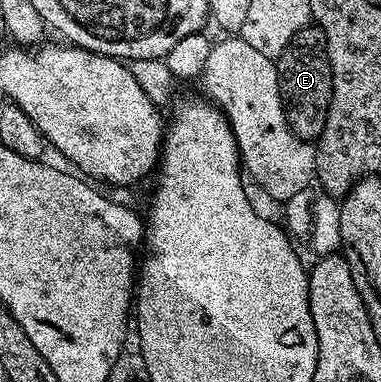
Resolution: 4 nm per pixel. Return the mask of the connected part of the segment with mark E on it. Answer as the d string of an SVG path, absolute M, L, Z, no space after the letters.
M305 28L298 30L298 34L290 38L290 46L282 50L275 63L281 104L290 131L302 140L317 136L320 124L323 124L324 108L328 106L328 64L324 64L324 39L320 39L319 44L312 44L312 52L308 52L308 31Z

